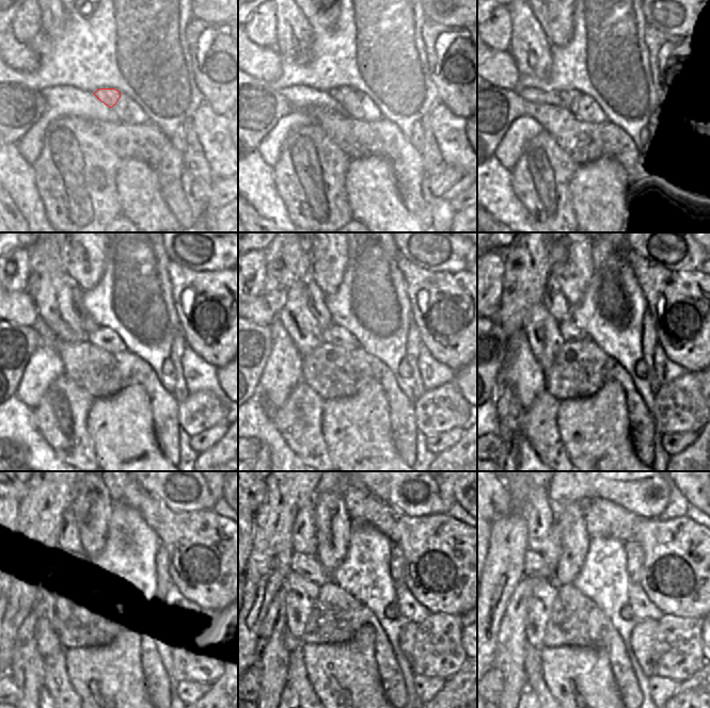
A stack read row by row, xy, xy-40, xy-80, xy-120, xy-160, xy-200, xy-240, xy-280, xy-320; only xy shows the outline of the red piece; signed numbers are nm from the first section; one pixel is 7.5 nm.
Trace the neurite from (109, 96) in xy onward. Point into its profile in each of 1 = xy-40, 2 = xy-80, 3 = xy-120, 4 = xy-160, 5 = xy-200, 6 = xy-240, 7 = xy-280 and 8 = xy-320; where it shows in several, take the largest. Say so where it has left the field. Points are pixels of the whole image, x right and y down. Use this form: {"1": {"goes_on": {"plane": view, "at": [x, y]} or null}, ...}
{"1": {"goes_on": {"plane": "xy-40", "at": [336, 94]}}, "2": {"goes_on": {"plane": "xy-80", "at": [567, 96]}}, "3": {"goes_on": {"plane": "xy-120", "at": [87, 322]}}, "4": {"goes_on": {"plane": "xy-160", "at": [316, 298]}}, "5": {"goes_on": {"plane": "xy-200", "at": [554, 301]}}, "6": {"goes_on": {"plane": "xy-240", "at": [69, 543]}}, "7": {"goes_on": {"plane": "xy-280", "at": [304, 533]}}, "8": {"goes_on": {"plane": "xy-320", "at": [533, 503]}}}

